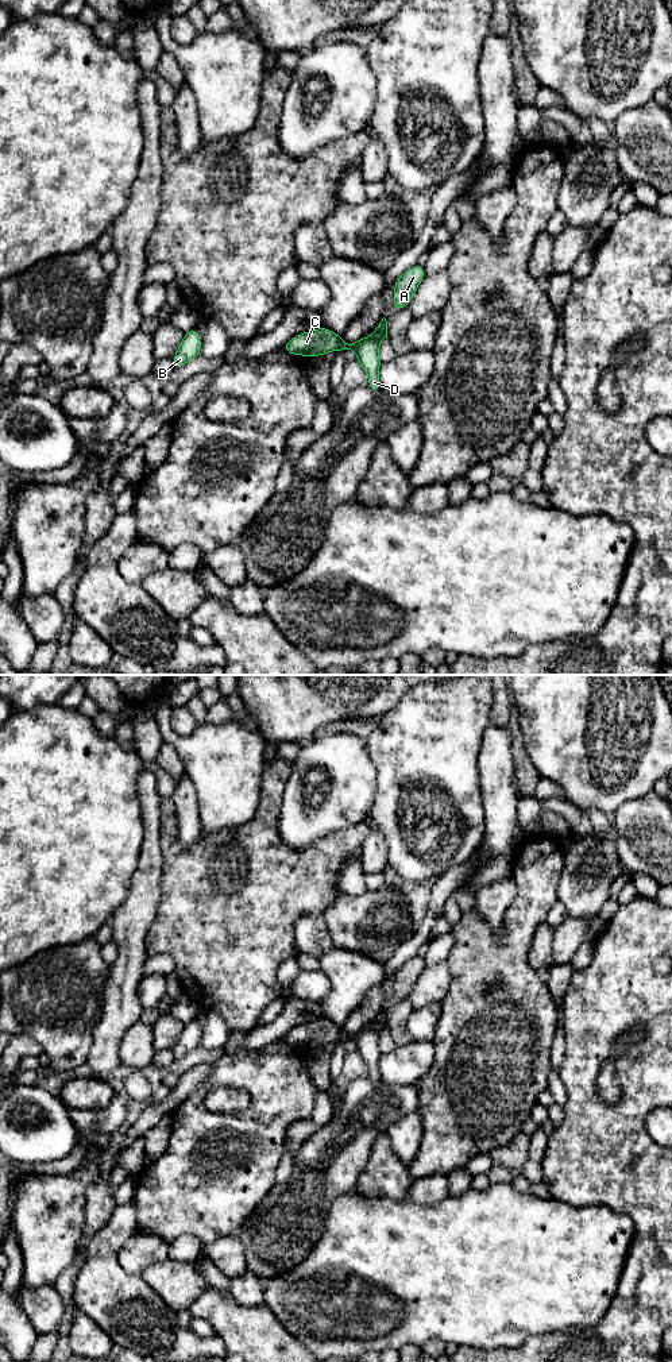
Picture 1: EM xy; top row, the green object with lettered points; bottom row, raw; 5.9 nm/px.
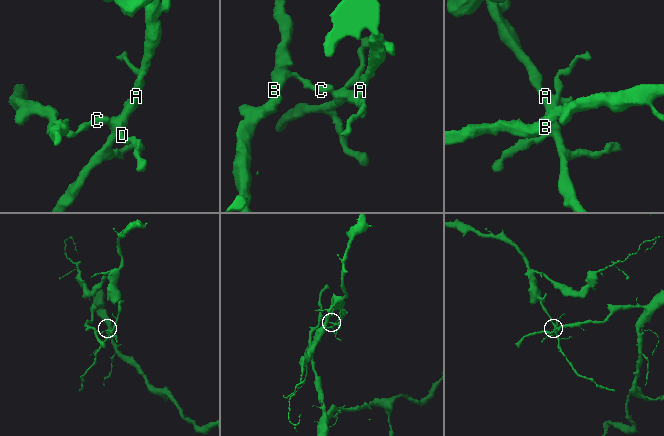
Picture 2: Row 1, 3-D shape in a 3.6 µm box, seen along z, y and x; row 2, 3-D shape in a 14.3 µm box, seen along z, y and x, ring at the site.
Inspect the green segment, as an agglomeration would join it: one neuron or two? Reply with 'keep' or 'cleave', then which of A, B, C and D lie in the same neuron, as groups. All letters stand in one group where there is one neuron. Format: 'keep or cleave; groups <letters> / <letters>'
cleave; groups A D / B C

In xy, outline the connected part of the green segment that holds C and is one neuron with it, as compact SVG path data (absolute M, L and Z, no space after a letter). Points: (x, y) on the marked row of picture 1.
M320 327L317 329L296 335L283 346L283 350L286 354L312 358L323 356L331 351L336 352L340 350L341 343L343 339L340 335L327 329L325 327Z

